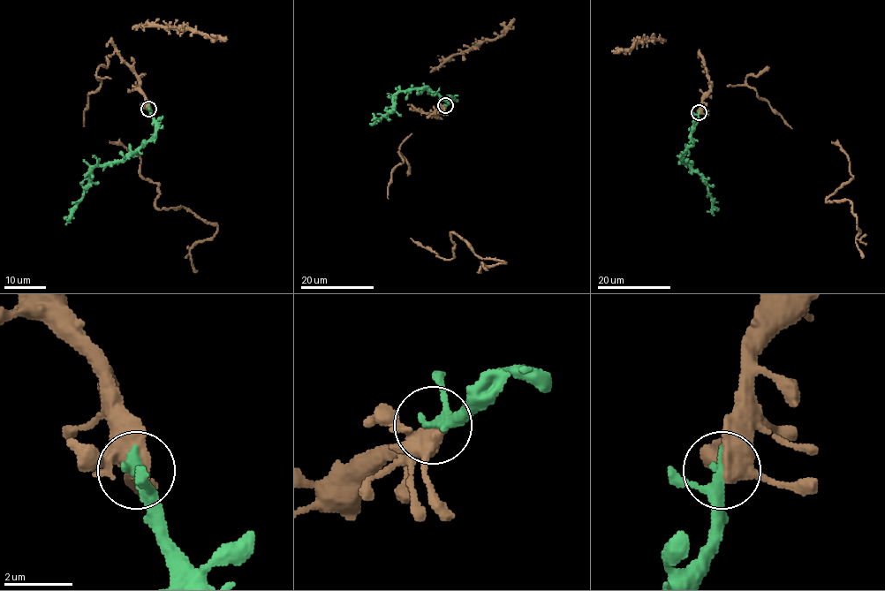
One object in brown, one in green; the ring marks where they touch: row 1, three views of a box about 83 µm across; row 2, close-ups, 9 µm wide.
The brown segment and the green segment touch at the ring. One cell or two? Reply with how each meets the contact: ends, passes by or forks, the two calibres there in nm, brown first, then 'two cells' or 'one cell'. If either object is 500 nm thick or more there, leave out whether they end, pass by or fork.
brown forks there; green passes by; 400 nm thick on the brown side, 300 nm on the other; one cell

